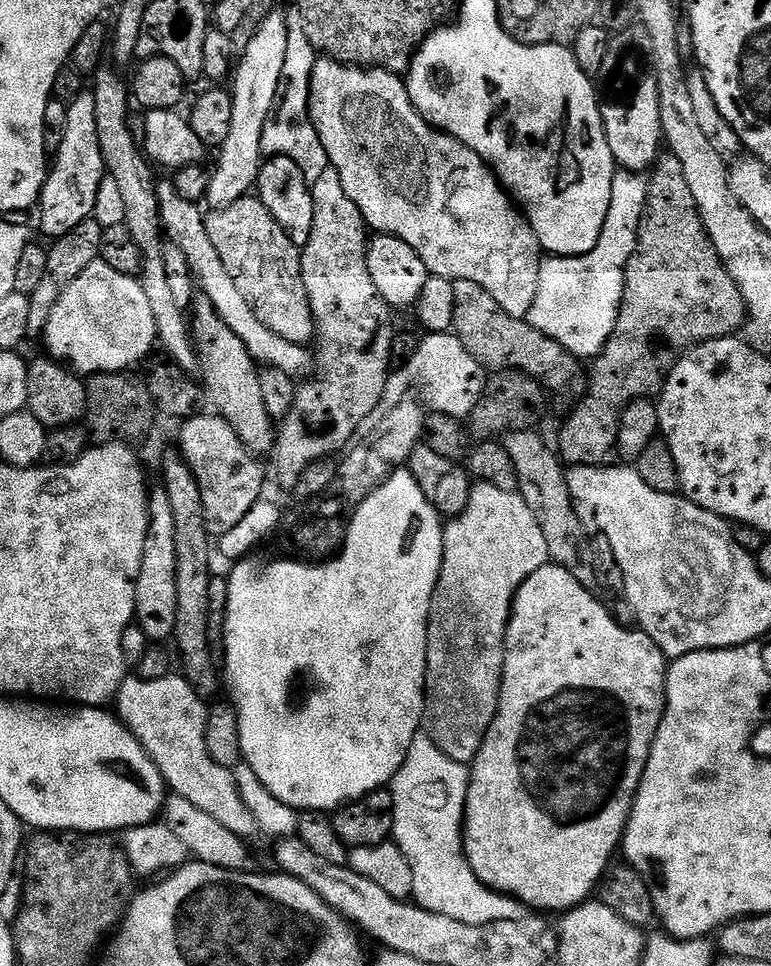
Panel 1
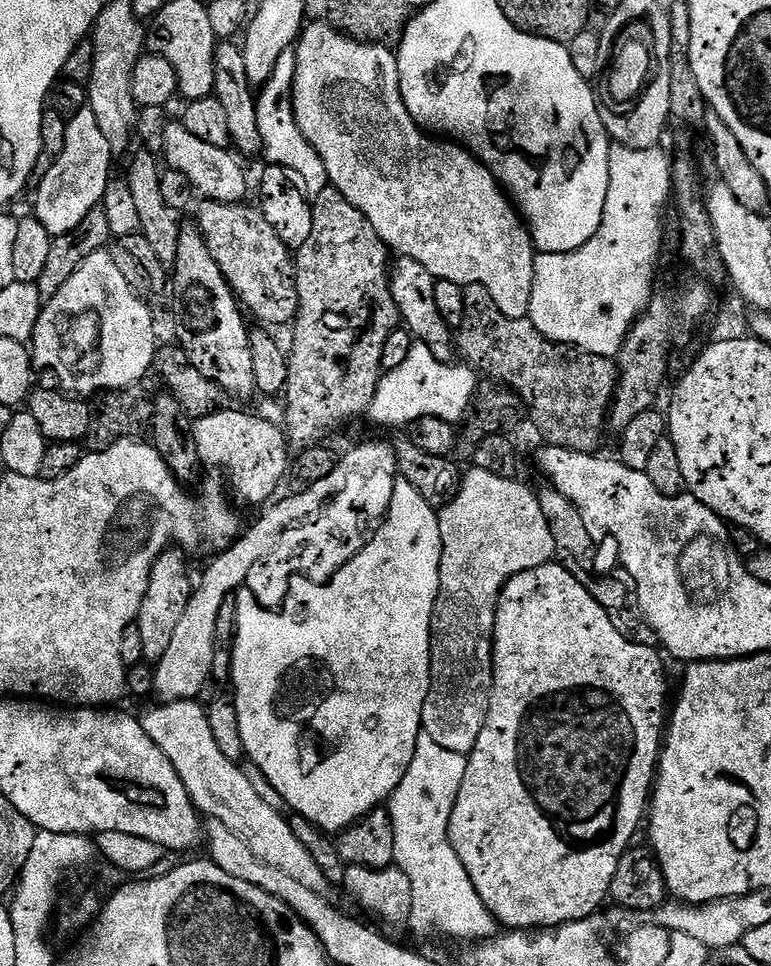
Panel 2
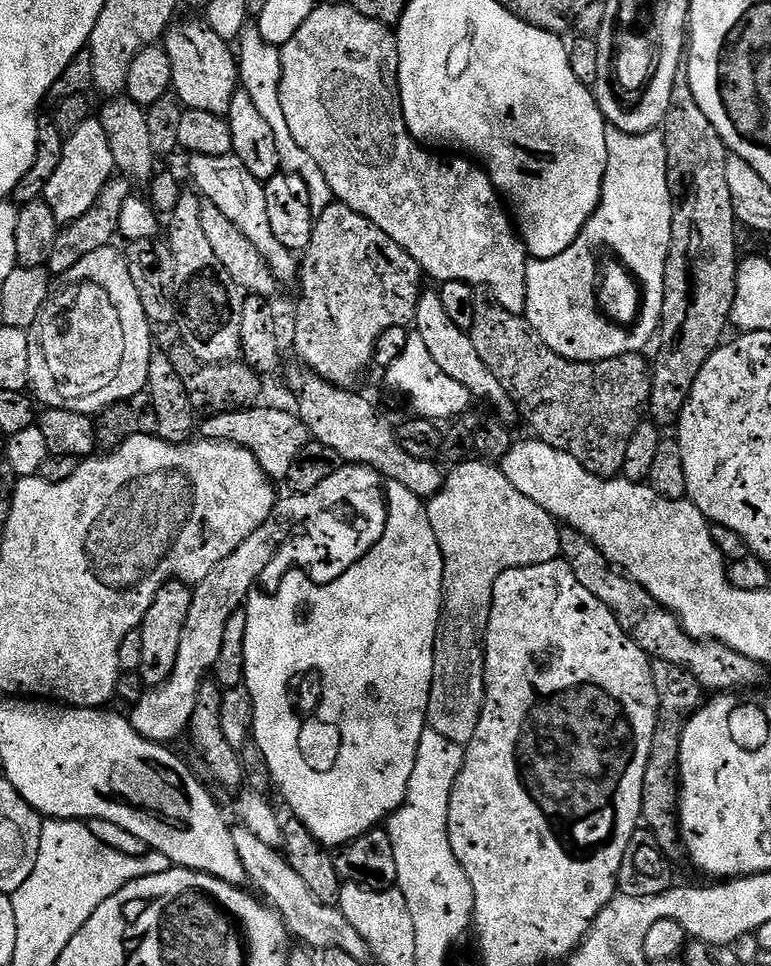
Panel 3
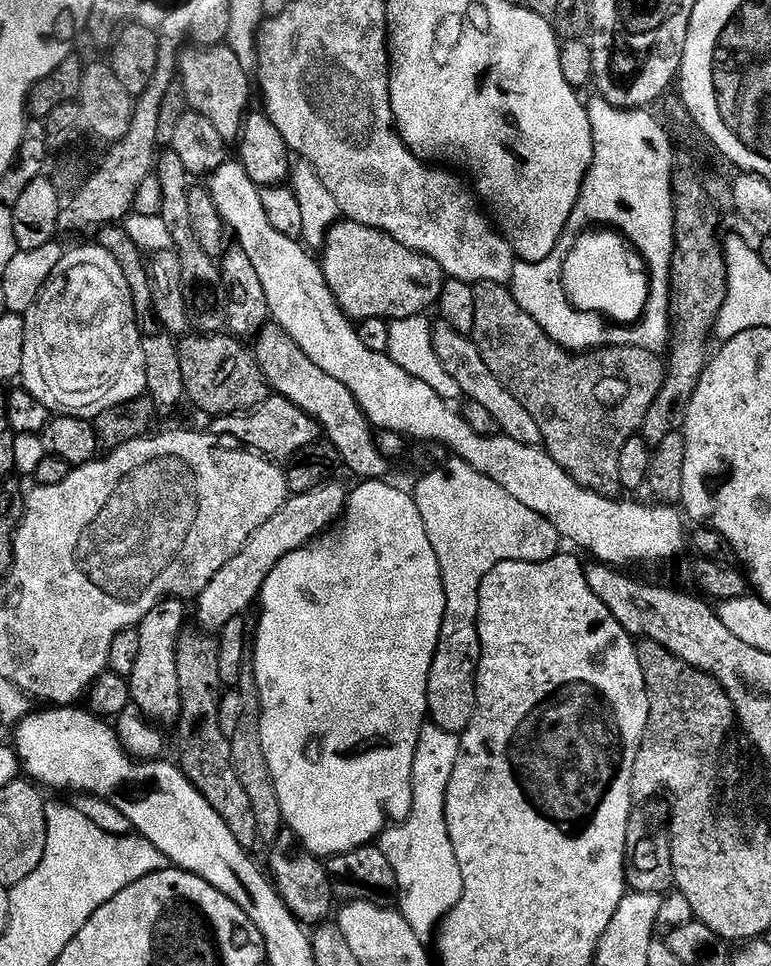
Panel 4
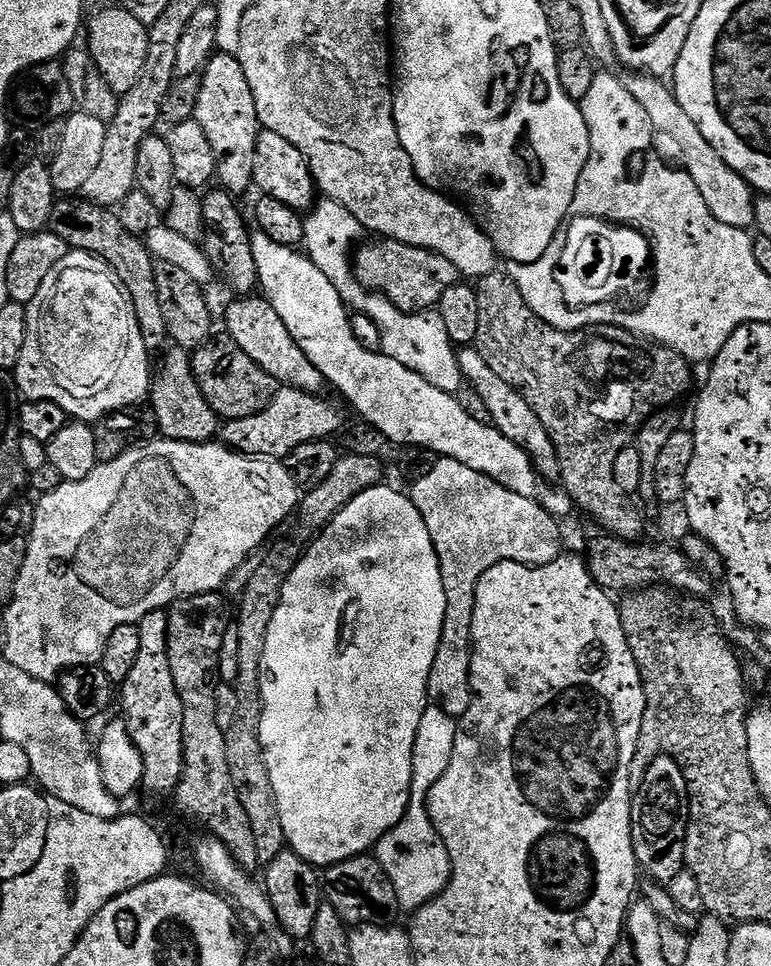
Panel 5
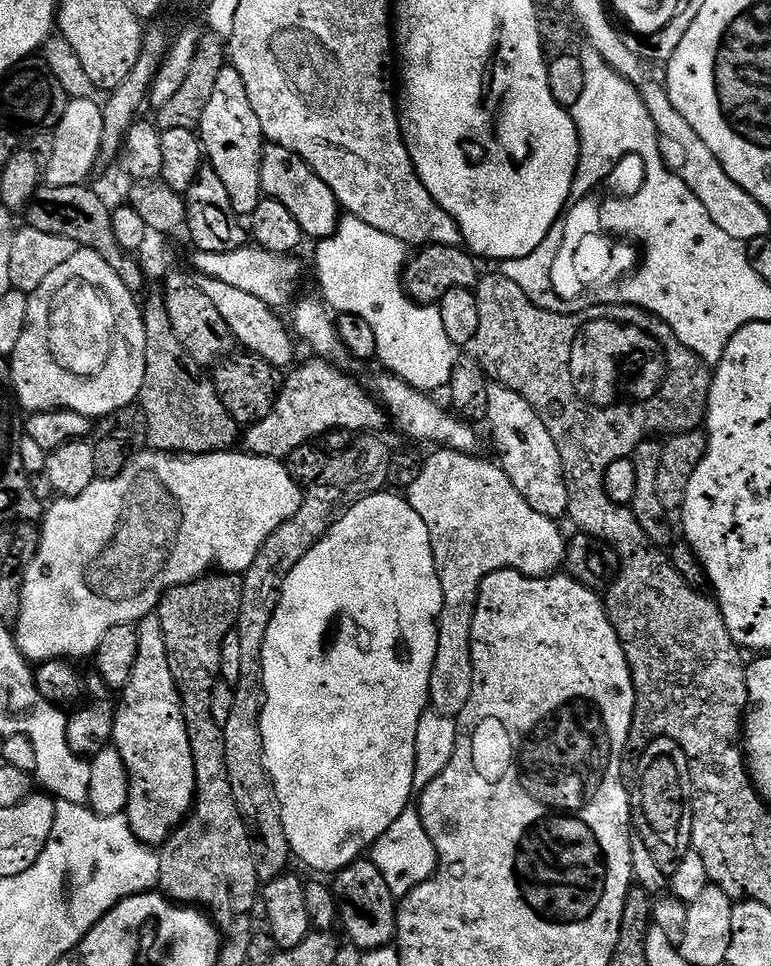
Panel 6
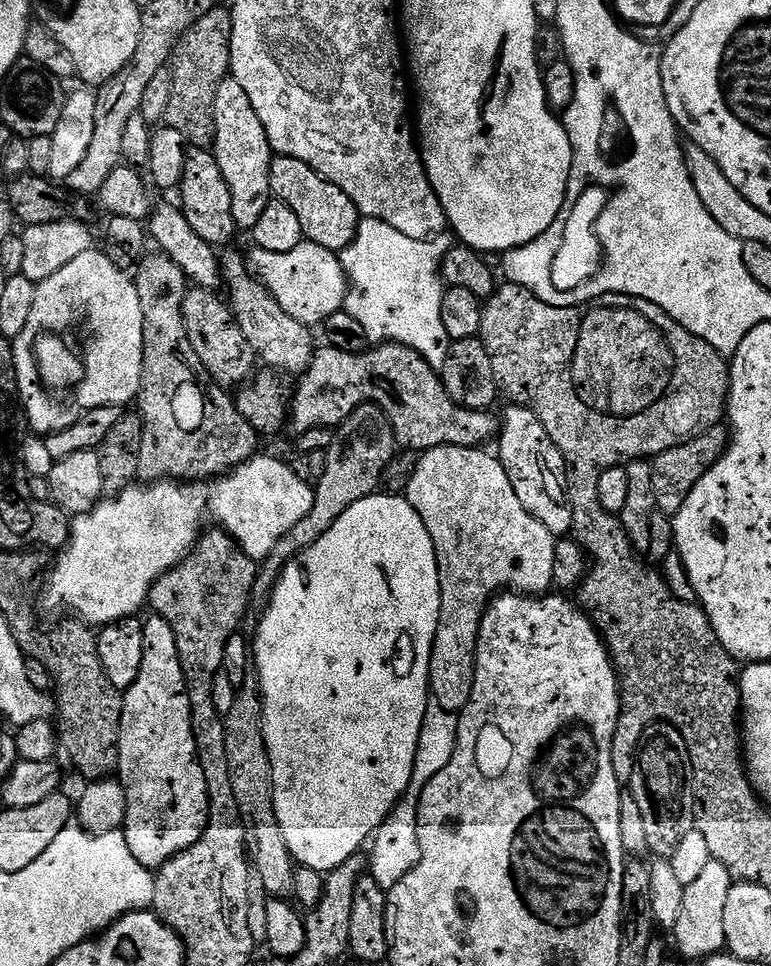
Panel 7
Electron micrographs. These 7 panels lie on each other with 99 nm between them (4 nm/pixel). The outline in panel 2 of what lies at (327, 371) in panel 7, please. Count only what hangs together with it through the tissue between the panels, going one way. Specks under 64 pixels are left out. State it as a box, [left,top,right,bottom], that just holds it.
[192,412,290,505]

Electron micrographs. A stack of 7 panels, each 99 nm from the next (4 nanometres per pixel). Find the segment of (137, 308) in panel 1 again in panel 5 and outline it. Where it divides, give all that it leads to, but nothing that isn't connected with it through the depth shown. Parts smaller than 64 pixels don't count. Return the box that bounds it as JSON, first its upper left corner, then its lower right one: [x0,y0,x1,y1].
[14,250,154,422]

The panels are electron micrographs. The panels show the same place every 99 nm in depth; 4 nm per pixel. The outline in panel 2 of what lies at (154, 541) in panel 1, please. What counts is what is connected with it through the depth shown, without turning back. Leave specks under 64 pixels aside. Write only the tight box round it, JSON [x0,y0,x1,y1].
[135,546,194,662]

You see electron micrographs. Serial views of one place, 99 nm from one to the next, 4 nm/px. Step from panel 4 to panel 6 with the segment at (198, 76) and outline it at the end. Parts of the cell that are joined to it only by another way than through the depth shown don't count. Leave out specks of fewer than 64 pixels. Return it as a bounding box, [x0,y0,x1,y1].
[198,66,266,218]

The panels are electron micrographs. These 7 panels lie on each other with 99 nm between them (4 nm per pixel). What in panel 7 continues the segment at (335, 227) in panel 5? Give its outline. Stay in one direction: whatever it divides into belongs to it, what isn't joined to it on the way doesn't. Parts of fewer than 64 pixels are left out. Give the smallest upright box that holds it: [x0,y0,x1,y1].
[339,219,453,369]

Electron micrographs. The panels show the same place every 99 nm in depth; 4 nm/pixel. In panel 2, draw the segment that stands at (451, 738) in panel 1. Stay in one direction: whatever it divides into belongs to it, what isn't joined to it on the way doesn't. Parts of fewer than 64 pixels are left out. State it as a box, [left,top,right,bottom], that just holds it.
[422,467,556,756]

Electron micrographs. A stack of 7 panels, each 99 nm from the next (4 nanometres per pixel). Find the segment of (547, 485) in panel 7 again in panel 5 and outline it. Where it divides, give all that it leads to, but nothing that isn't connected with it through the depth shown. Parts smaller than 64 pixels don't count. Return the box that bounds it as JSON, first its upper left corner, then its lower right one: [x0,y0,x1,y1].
[458,347,560,481]

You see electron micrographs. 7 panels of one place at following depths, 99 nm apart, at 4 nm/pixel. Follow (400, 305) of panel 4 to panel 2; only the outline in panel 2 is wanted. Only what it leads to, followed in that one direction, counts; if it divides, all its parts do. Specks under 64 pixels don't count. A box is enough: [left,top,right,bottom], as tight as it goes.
[282,186,401,454]

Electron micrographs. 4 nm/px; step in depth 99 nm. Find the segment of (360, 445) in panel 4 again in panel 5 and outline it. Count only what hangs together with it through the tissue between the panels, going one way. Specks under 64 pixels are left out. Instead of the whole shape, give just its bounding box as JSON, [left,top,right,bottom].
[224,294,326,393]

